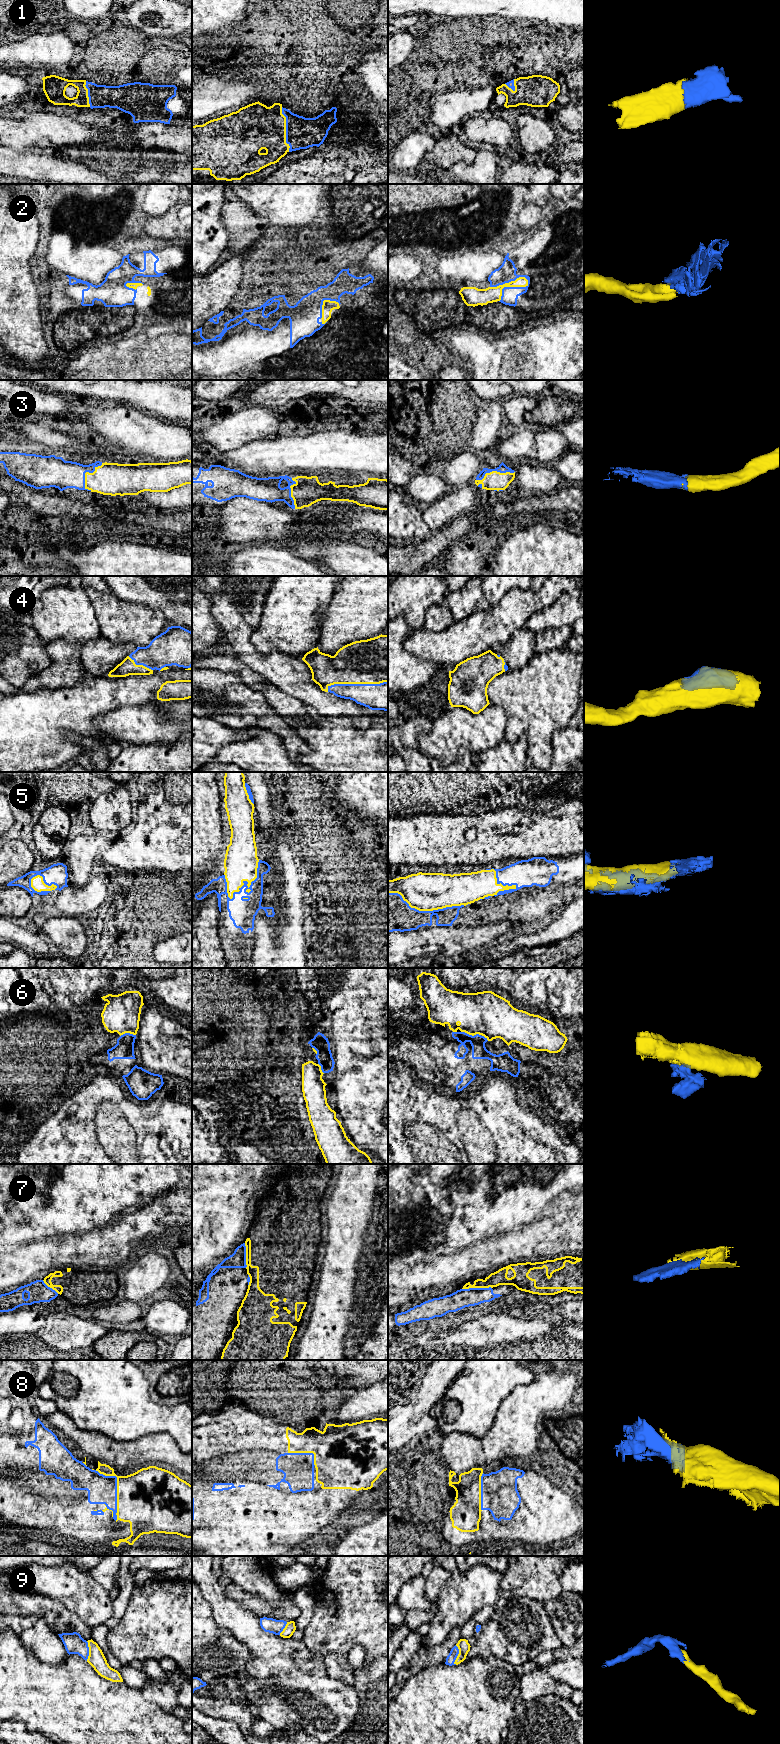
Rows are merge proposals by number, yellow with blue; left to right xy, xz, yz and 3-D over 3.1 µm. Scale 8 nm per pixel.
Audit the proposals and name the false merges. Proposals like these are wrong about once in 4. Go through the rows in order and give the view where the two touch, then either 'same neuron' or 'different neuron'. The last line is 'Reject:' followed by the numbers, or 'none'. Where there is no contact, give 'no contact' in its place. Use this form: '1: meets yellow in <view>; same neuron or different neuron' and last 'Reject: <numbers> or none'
1: meets yellow in xz; same neuron
2: meets yellow in yz; same neuron
3: meets yellow in xy; same neuron
4: meets yellow in xz; same neuron
5: meets yellow in xz; same neuron
6: meets yellow in yz; different neuron
7: meets yellow in yz; different neuron
8: meets yellow in xy; same neuron
9: meets yellow in yz; same neuron
Reject: 6, 7

